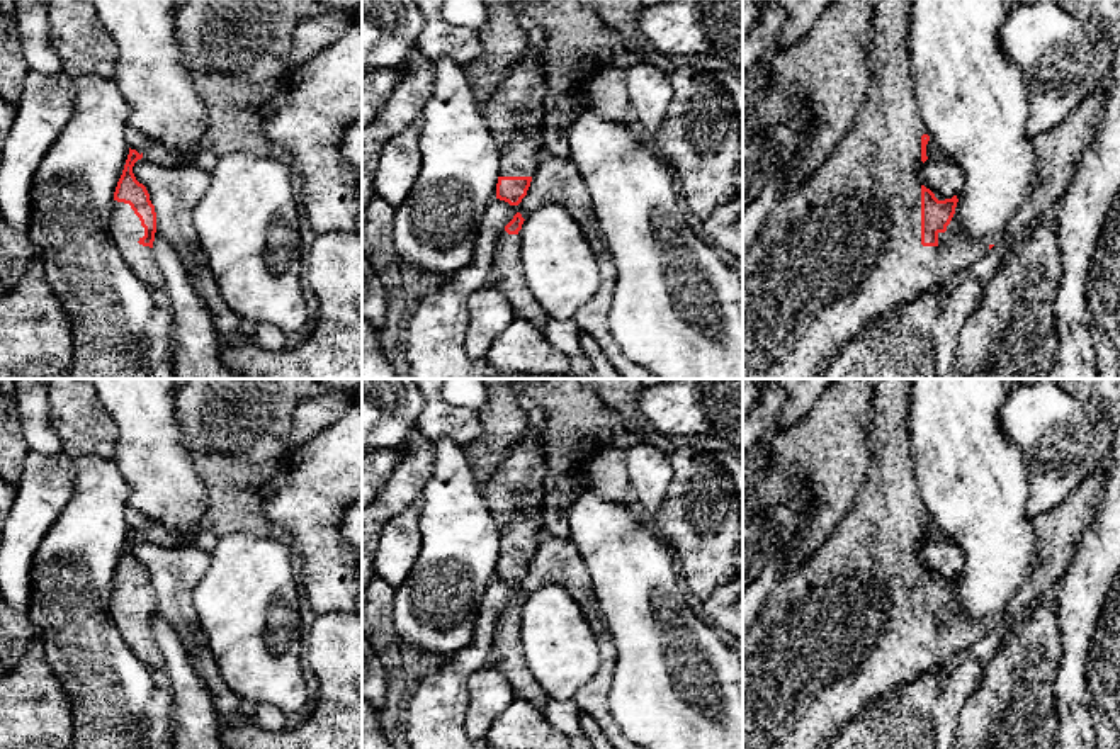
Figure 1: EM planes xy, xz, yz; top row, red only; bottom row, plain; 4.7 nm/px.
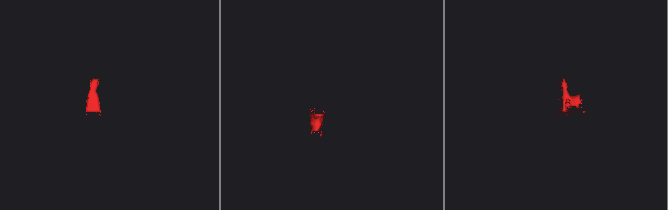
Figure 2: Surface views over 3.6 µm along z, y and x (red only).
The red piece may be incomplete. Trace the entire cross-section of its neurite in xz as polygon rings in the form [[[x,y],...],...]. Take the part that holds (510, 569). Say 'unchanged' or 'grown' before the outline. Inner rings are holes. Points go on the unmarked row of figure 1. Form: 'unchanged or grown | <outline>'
unchanged | [[[498,557],[496,579],[518,586],[527,576],[532,557]]]

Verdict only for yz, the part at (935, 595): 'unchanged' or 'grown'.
unchanged

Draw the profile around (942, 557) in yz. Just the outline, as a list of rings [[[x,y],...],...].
[[[926,540],[919,550],[921,566],[930,569],[938,581],[952,579],[964,567],[962,550],[948,540]]]

